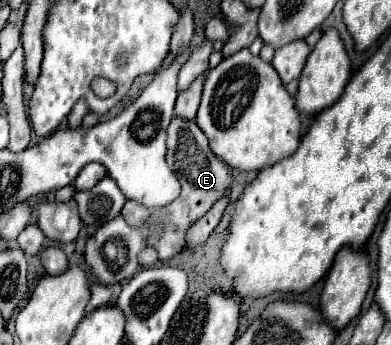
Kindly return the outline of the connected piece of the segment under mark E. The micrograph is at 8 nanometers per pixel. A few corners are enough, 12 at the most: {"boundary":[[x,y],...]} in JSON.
{"boundary":[[173,118],[167,162],[181,196],[165,208],[125,202],[129,224],[165,220],[153,240],[165,262],[235,180],[195,120]]}

